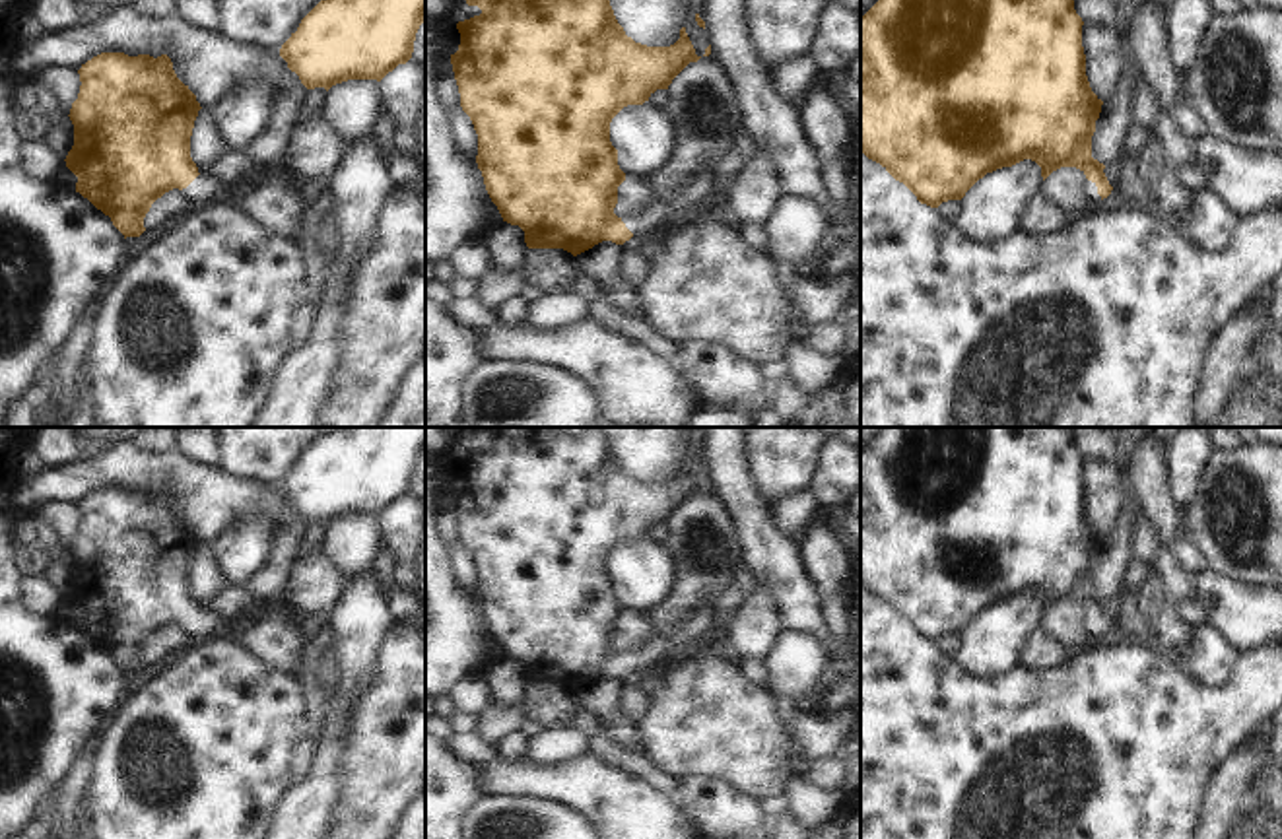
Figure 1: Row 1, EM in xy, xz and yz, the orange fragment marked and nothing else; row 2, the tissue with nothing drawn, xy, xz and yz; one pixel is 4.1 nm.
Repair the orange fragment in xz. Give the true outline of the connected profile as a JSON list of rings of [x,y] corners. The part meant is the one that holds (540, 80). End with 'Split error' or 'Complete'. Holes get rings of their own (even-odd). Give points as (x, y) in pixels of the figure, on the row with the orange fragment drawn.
[[[466,0],[468,6],[478,6],[480,16],[458,21],[456,29],[460,33],[460,45],[455,54],[451,54],[451,64],[455,80],[460,93],[460,107],[470,117],[474,130],[478,134],[478,155],[476,163],[482,171],[486,190],[491,202],[497,206],[503,221],[519,225],[524,231],[524,243],[528,249],[563,249],[573,256],[592,249],[602,241],[612,241],[624,245],[633,235],[649,233],[655,229],[668,214],[668,196],[653,202],[637,218],[618,218],[614,208],[618,204],[618,186],[625,181],[625,173],[618,165],[618,150],[610,142],[610,122],[627,105],[643,105],[657,89],[668,89],[672,80],[690,64],[697,62],[701,56],[686,33],[680,29],[680,39],[670,47],[647,47],[635,43],[625,35],[624,27],[618,23],[610,0]]]. Split error.

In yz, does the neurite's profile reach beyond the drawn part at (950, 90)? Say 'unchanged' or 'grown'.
grown

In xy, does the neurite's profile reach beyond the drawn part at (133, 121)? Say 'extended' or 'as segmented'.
extended

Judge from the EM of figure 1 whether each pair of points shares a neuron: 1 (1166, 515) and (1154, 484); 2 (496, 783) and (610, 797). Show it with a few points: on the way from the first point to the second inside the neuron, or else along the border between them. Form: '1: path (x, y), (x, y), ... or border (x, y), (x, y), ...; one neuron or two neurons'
1: path (1160, 507), (1154, 492); one neuron
2: path (525, 783), (581, 783); one neuron

